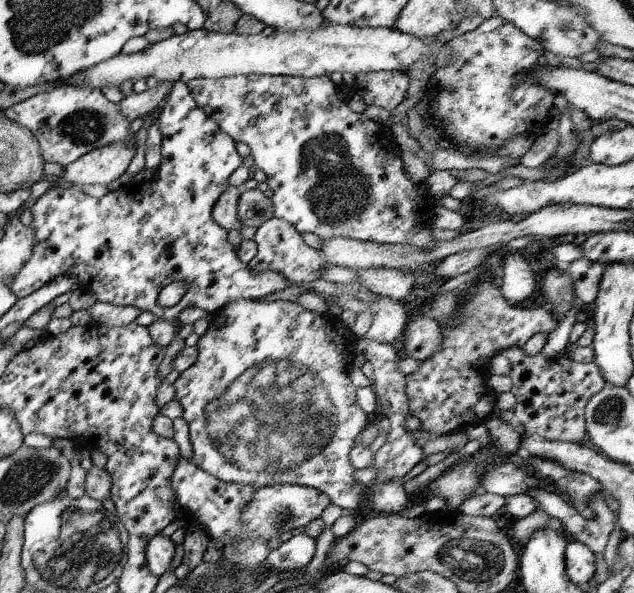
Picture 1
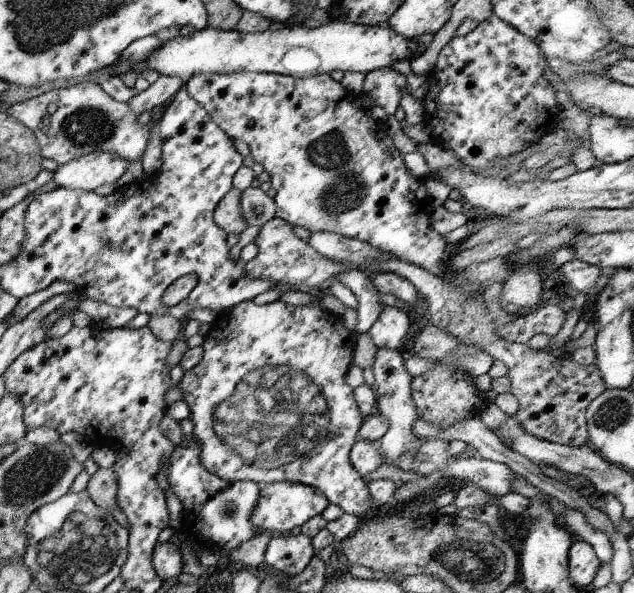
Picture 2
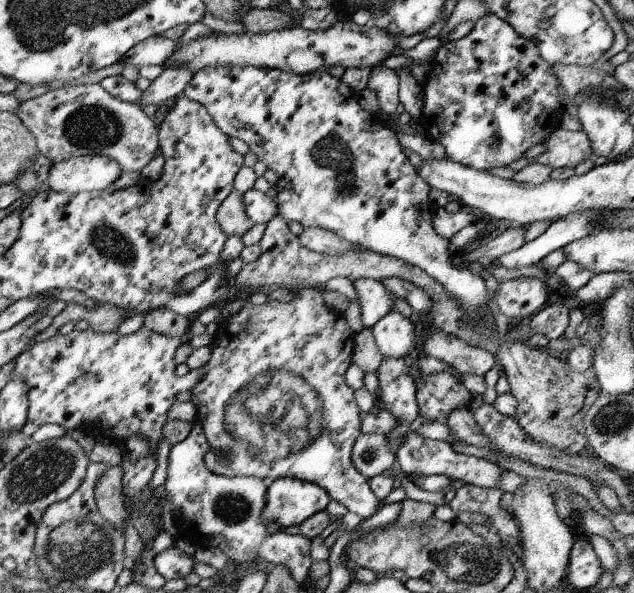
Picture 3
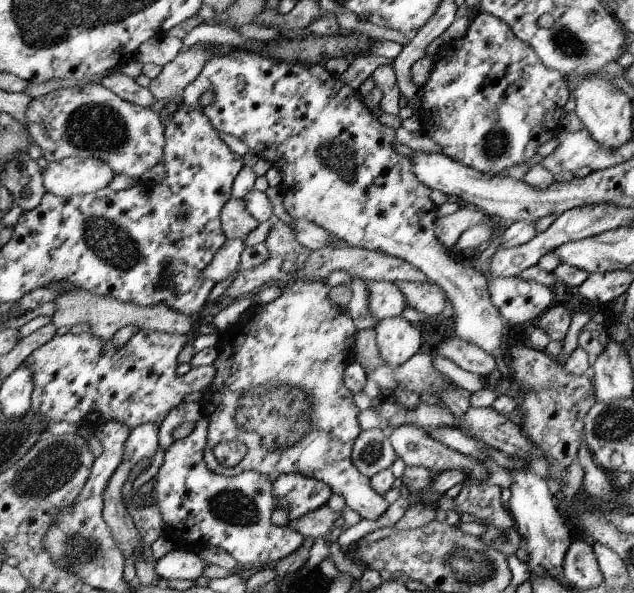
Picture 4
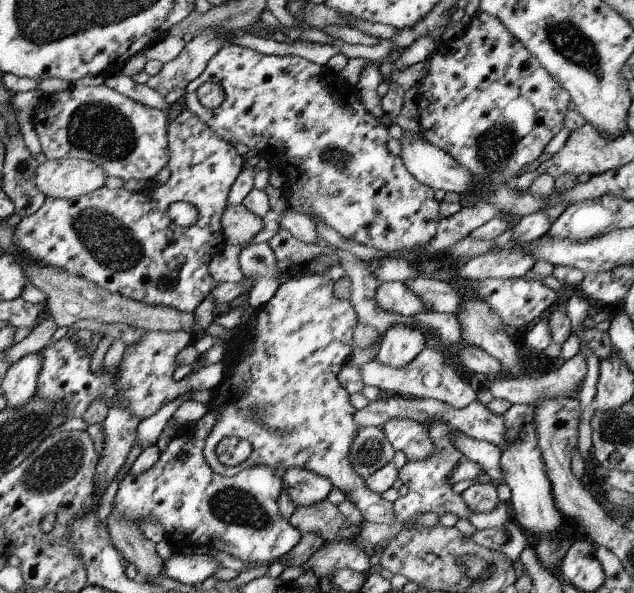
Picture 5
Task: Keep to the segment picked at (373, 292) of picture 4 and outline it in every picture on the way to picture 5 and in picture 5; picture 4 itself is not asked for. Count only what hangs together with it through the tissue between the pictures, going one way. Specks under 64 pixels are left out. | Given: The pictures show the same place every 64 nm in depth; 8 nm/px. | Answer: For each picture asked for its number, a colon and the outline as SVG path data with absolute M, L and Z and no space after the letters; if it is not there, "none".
5: M383 282L375 292L375 300L379 308L395 312L397 316L415 318L417 314L433 314L425 308L423 300L415 296L403 282Z

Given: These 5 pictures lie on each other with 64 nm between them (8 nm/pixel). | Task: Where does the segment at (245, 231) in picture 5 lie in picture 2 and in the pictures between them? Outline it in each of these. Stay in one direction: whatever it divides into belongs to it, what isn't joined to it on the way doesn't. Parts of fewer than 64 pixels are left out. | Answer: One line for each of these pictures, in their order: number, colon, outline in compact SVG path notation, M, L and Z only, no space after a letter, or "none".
2: M231 188L213 212L213 222L227 234L241 234L247 228L247 222L241 216L241 190Z
3: M233 190L219 206L217 210L217 224L221 226L221 230L231 238L237 236L241 238L249 228L253 228L255 224L251 222L251 218L245 214L245 204L243 204L243 196Z
4: M231 198L223 206L219 220L221 220L221 228L223 228L223 234L225 234L227 240L241 238L245 242L249 232L253 232L259 226L259 222L247 212L245 202L243 200L235 200L235 198Z

